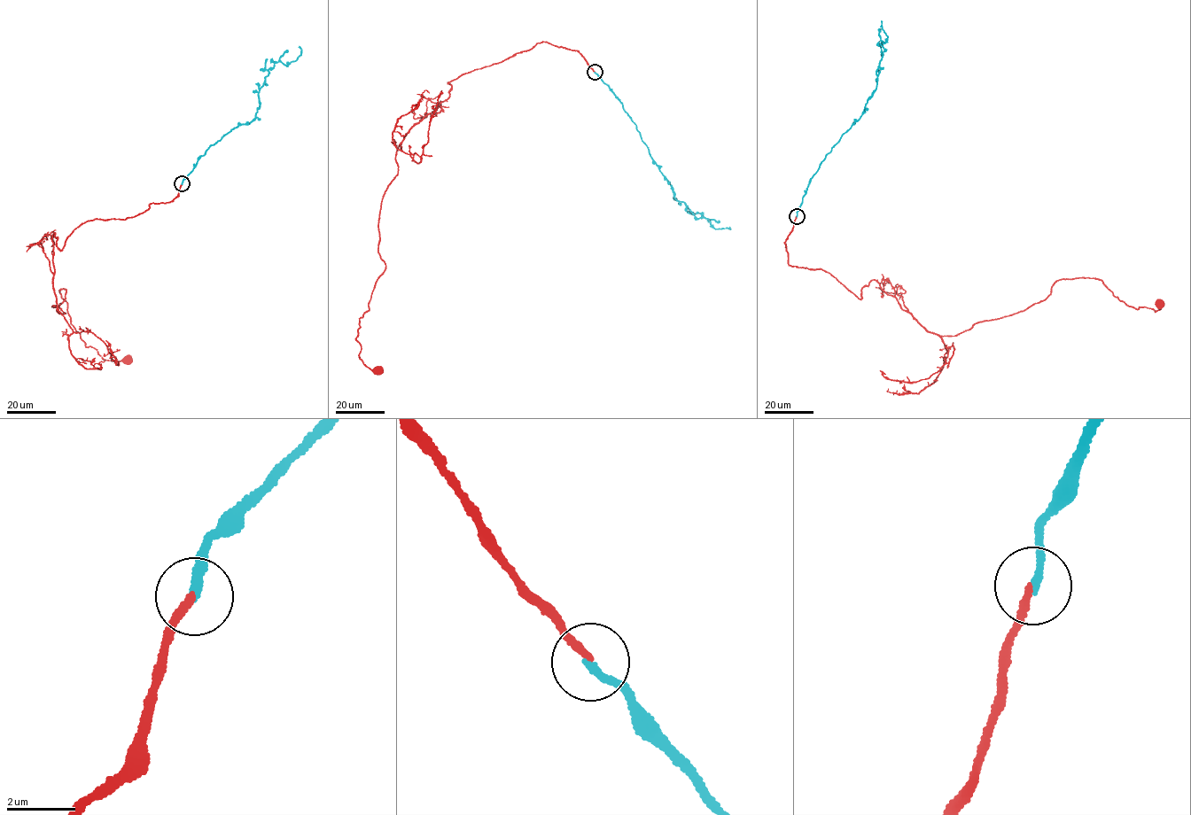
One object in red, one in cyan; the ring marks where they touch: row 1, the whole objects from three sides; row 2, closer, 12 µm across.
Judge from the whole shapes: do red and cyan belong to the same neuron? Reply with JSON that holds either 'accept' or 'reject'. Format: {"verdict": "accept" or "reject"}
{"verdict": "accept"}

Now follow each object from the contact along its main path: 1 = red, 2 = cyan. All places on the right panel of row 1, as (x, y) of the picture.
1: (796, 216), (789, 264), (860, 298), (875, 280), (940, 336), (1023, 311), (1059, 280), (1160, 304)
2: (796, 216), (813, 175), (859, 120), (876, 88), (884, 50), (881, 43), (887, 36), (881, 20)

